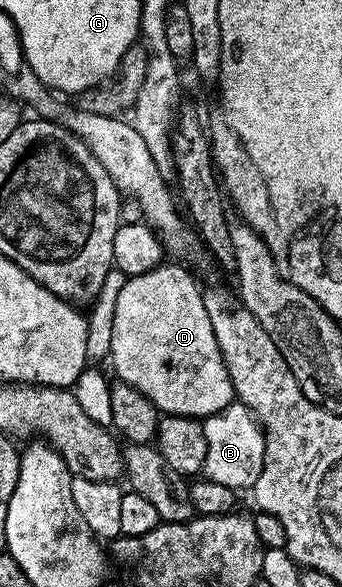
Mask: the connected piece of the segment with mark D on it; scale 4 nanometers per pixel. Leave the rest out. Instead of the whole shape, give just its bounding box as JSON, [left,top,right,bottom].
[109,264,235,420]

